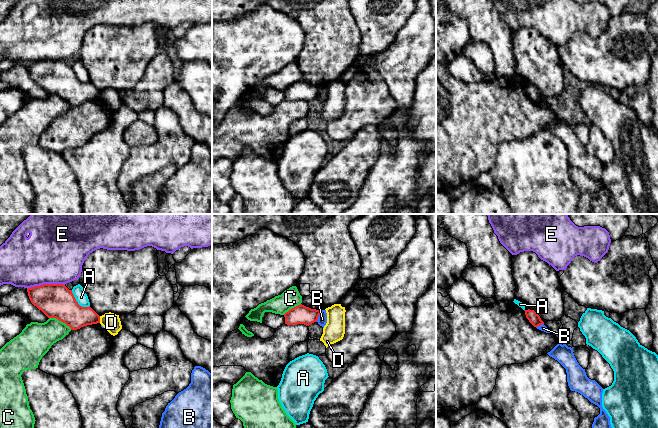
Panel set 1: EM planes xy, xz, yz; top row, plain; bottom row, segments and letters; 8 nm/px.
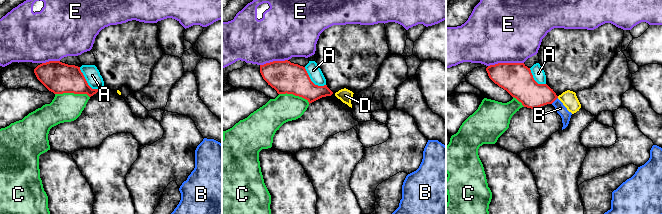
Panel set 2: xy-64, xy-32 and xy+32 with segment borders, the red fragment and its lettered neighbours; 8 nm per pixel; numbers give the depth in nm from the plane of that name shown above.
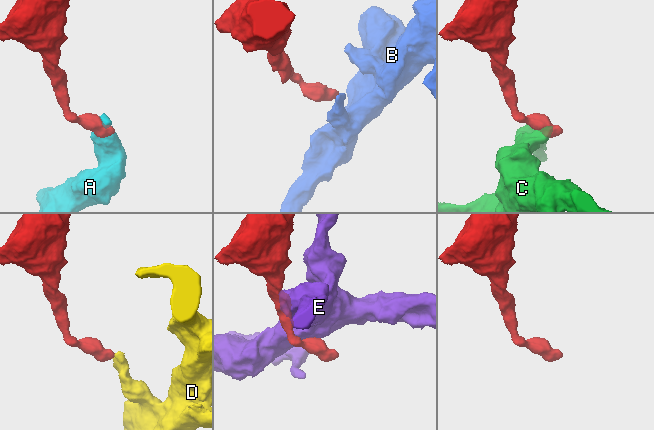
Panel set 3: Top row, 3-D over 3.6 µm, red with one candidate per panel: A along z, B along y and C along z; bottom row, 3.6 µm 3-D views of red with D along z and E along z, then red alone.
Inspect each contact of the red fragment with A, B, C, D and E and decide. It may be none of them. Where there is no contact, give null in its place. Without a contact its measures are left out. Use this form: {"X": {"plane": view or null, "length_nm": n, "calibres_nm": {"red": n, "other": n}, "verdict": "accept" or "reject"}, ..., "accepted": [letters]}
{"A": {"plane": "xy", "length_nm": 200, "calibres_nm": {"red": 280, "other": 100}, "verdict": "reject"}, "B": {"plane": "xz", "length_nm": 110, "calibres_nm": {"red": 150, "other": 80}, "verdict": "reject"}, "C": {"plane": "xy", "length_nm": 200, "calibres_nm": {"red": 280, "other": 260}, "verdict": "reject"}, "D": {"plane": "xy", "length_nm": 60, "calibres_nm": {"red": 190, "other": 150}, "verdict": "reject"}, "E": {"plane": "xy", "length_nm": 300, "calibres_nm": {"red": 280, "other": 480}, "verdict": "reject"}, "accepted": []}

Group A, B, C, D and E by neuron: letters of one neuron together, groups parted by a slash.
A / B / C / D / E

